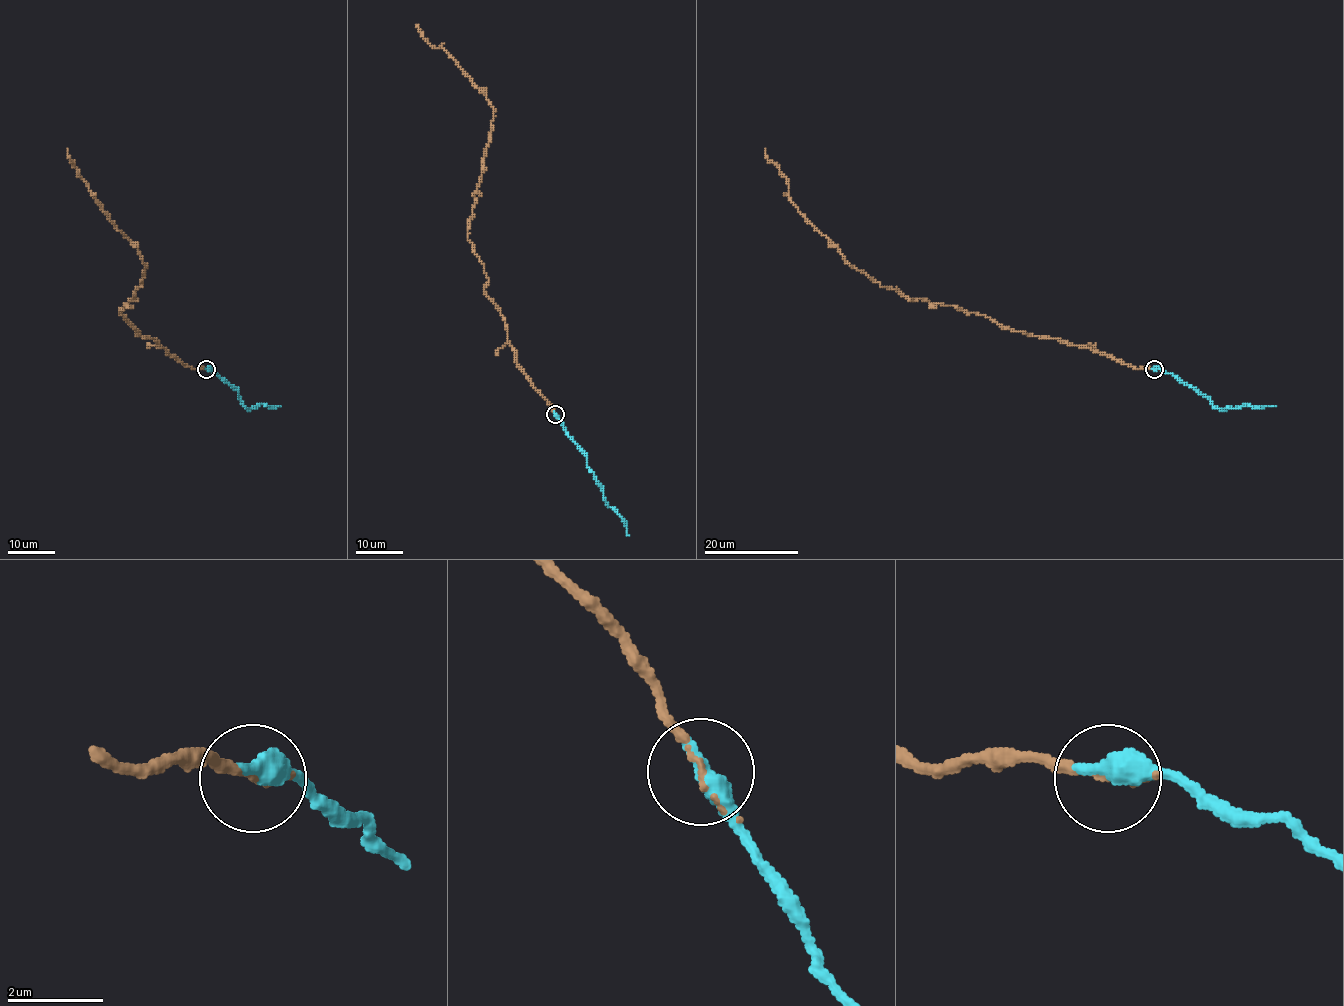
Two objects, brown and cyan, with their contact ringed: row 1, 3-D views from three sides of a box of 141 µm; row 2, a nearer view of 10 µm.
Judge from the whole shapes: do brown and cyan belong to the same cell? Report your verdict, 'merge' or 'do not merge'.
merge

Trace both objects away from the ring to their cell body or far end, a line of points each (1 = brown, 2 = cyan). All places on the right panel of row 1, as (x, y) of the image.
1: (1154, 369), (884, 287), (815, 229), (764, 149)
2: (1154, 369), (1174, 375), (1219, 409), (1246, 404), (1276, 405)

